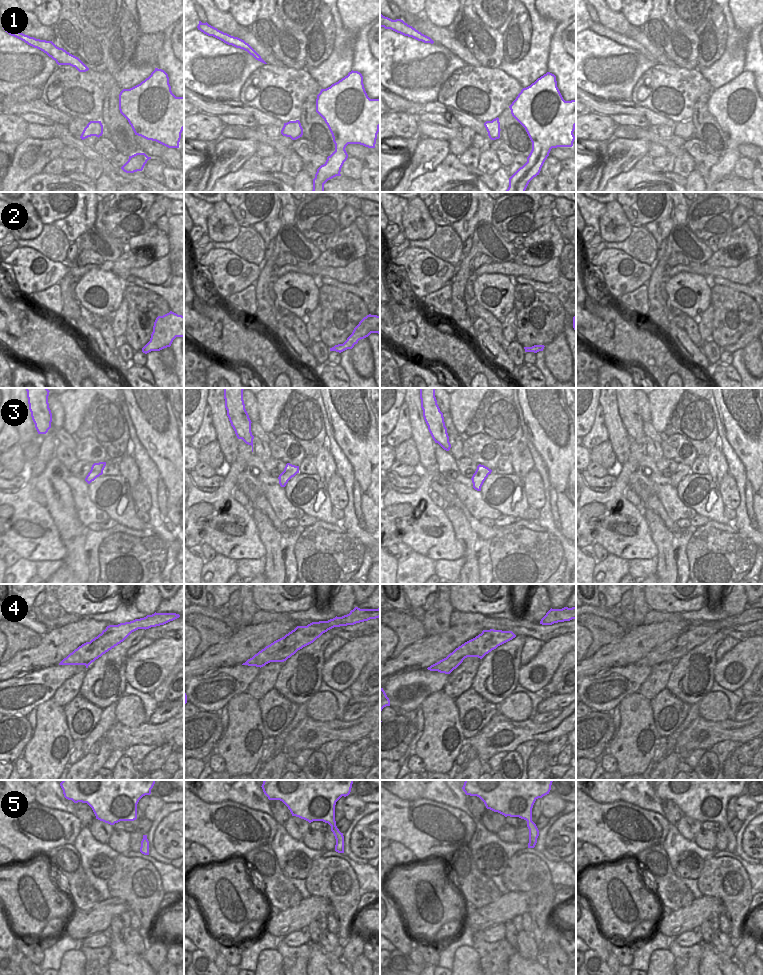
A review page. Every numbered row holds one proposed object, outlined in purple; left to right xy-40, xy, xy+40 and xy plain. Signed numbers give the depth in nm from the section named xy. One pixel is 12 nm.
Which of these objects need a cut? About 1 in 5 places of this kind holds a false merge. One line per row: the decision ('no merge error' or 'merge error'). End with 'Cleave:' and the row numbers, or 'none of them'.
1: no merge error
2: no merge error
3: no merge error
4: no merge error
5: no merge error
Cleave: none of them

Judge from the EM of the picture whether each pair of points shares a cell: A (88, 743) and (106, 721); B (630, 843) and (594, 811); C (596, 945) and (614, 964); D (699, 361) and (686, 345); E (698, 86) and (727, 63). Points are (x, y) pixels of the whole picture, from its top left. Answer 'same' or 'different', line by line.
A: same
B: same
C: different
D: same
E: different

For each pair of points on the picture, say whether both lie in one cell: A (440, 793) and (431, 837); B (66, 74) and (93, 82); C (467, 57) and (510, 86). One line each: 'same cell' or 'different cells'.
A: different cells
B: same cell
C: different cells

